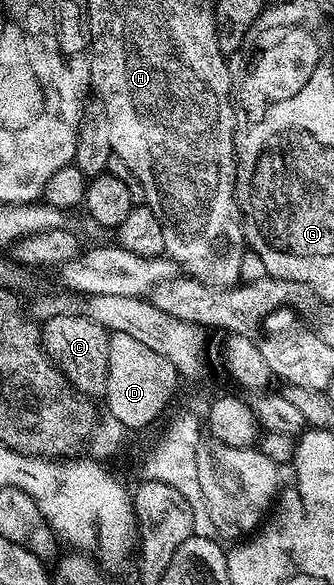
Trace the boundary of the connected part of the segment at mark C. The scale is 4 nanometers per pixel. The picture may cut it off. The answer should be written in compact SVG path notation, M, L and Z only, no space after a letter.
M79 314L53 315L41 325L41 340L48 359L65 375L71 386L88 399L102 398L107 391L108 336L107 330Z

